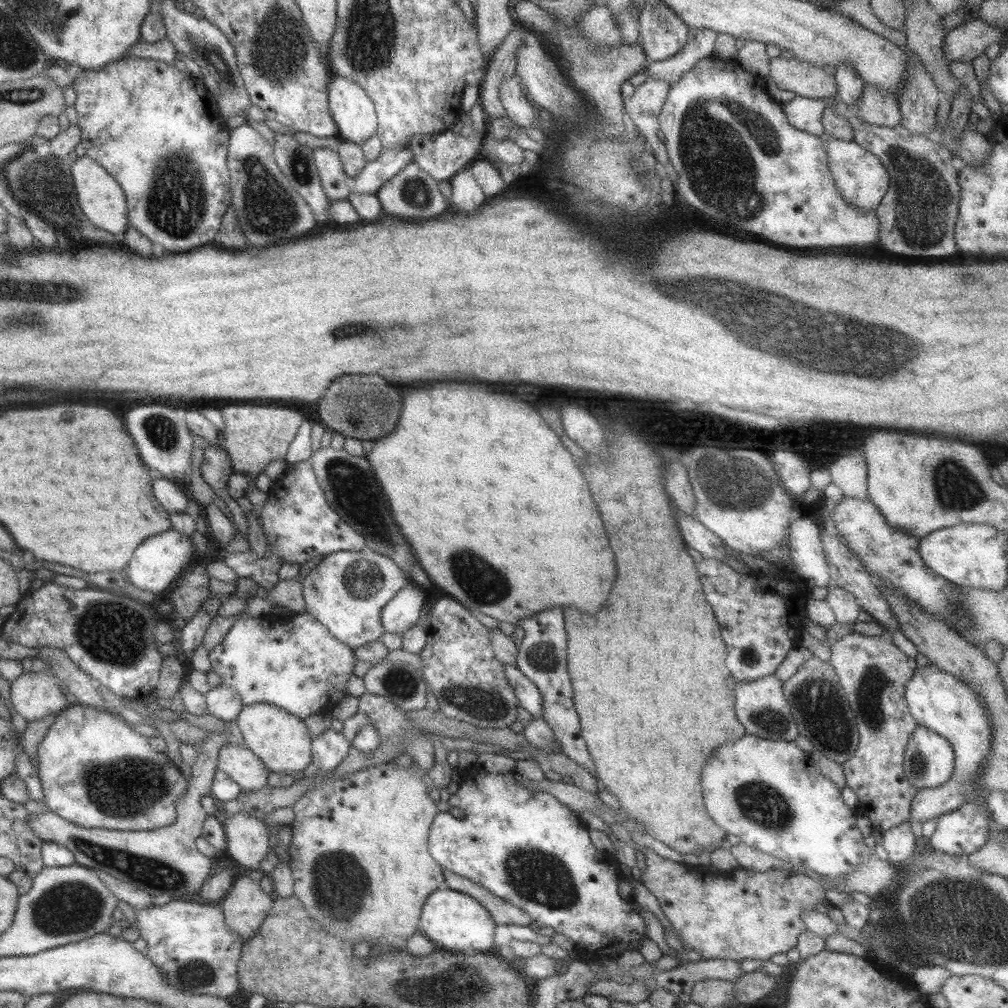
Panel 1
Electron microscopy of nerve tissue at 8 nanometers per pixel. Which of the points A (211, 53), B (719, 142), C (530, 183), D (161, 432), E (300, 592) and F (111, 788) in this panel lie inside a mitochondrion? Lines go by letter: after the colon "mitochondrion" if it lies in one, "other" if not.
A: mitochondrion
B: mitochondrion
C: other
D: mitochondrion
E: other
F: mitochondrion

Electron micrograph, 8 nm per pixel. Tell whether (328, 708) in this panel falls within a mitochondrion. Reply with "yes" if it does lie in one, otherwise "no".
no

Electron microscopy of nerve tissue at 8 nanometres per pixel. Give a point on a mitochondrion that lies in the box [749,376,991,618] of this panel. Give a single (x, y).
(956, 488)

